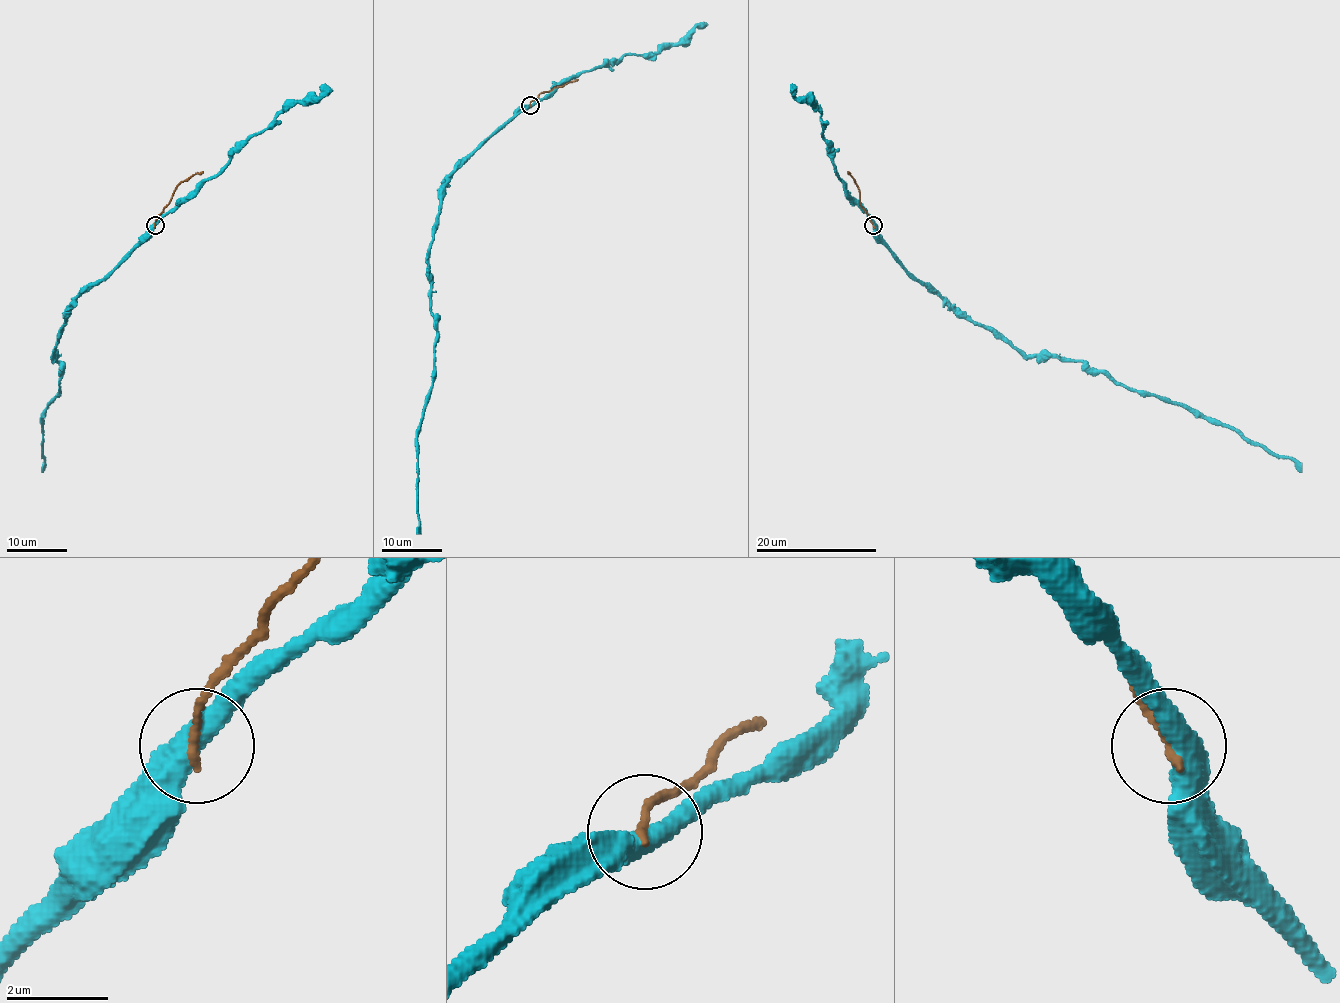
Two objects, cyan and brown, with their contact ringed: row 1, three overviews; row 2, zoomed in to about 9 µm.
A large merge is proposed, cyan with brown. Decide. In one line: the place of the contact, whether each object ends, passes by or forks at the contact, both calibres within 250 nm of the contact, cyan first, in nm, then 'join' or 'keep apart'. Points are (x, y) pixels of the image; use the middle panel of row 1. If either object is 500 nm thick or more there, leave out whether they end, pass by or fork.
(530, 105) | cyan passes by | brown ends | 460/170 nm | keep apart

